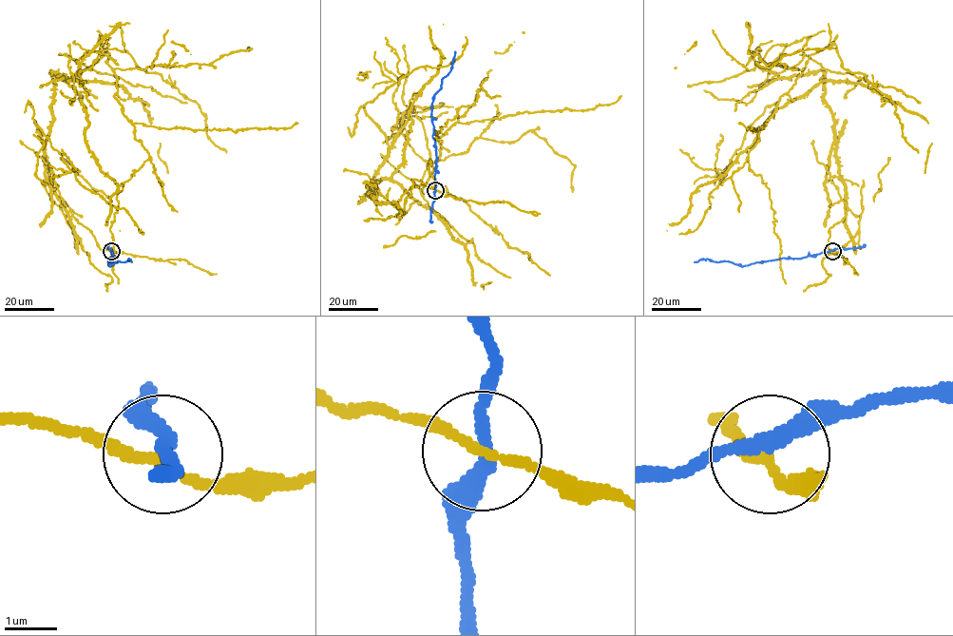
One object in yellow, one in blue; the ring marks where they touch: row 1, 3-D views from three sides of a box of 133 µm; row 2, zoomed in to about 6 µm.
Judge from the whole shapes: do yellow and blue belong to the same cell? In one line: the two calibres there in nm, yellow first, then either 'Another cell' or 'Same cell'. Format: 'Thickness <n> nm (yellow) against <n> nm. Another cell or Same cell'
Thickness 170 nm (yellow) against 280 nm. Another cell

